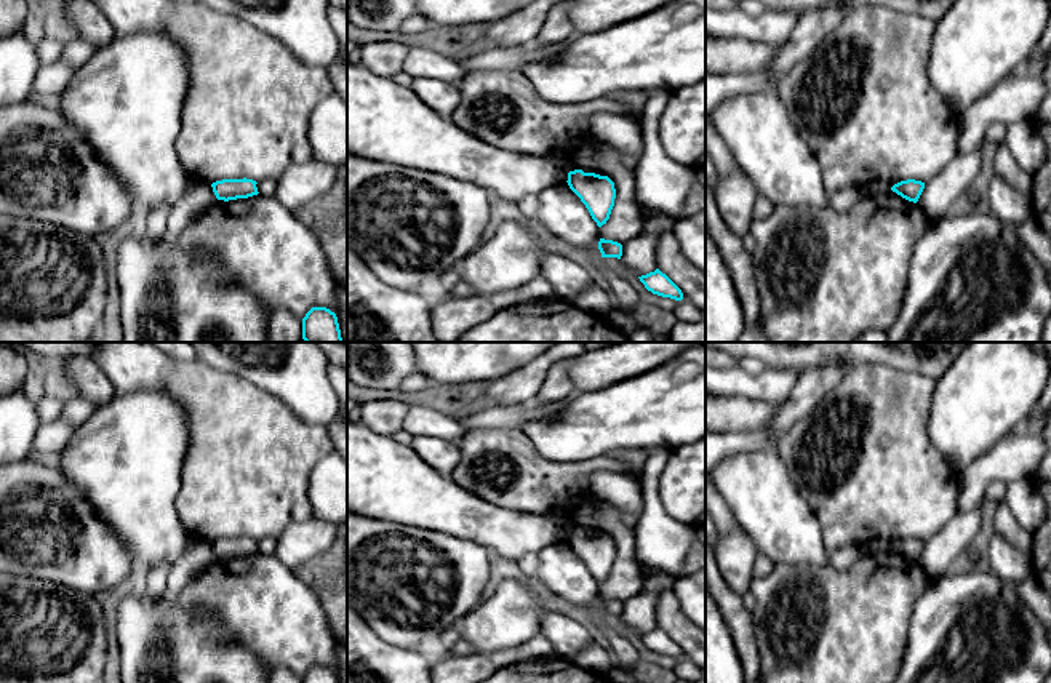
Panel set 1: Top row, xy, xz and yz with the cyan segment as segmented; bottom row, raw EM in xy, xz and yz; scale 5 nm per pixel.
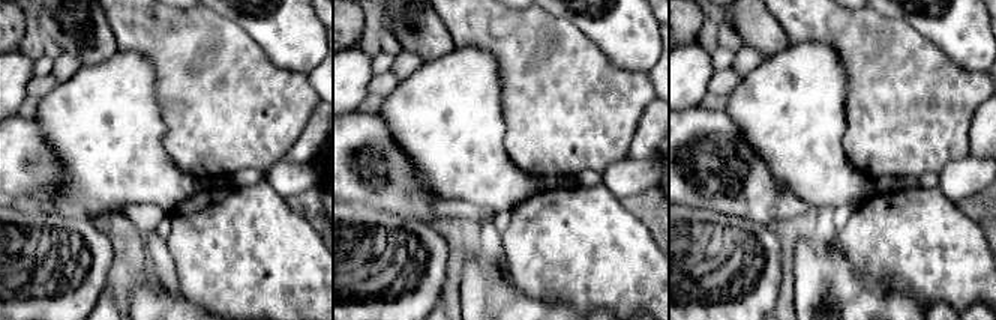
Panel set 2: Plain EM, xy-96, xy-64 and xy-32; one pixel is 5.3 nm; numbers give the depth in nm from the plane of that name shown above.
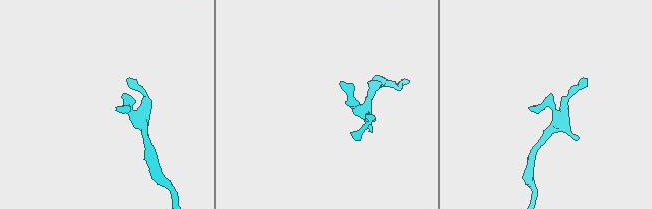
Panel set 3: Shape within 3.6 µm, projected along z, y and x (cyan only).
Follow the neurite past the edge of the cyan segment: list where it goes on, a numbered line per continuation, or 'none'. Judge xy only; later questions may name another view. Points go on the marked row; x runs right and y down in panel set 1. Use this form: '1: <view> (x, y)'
none

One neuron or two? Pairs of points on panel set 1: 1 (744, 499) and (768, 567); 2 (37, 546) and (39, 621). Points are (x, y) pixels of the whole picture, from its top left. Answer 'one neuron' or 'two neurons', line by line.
1: two neurons
2: two neurons

